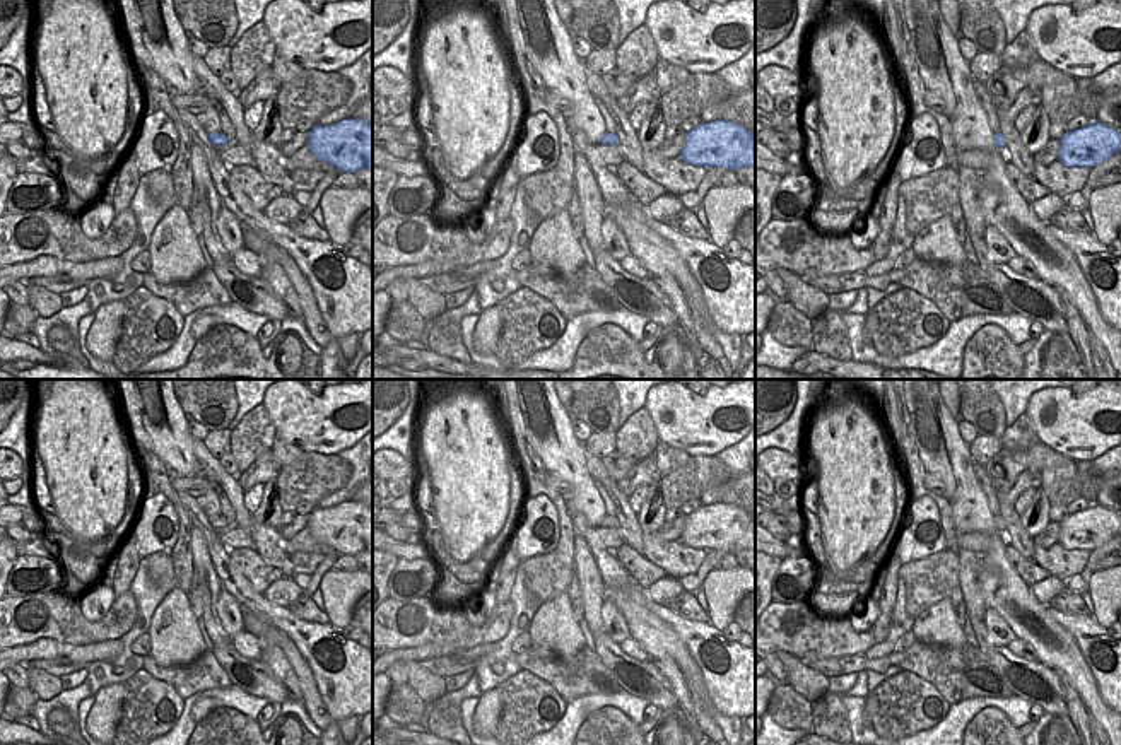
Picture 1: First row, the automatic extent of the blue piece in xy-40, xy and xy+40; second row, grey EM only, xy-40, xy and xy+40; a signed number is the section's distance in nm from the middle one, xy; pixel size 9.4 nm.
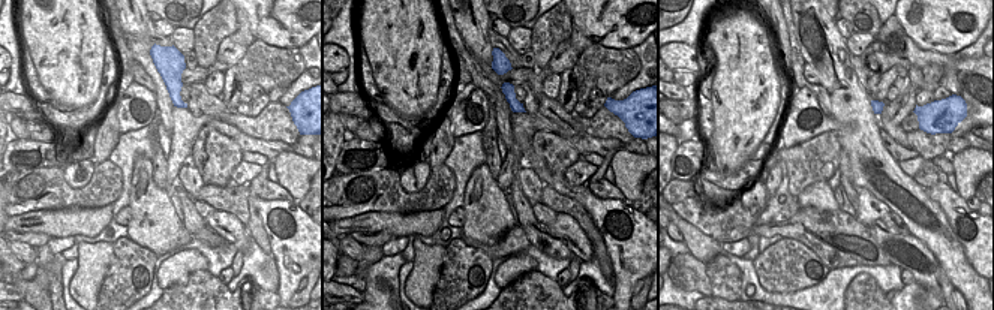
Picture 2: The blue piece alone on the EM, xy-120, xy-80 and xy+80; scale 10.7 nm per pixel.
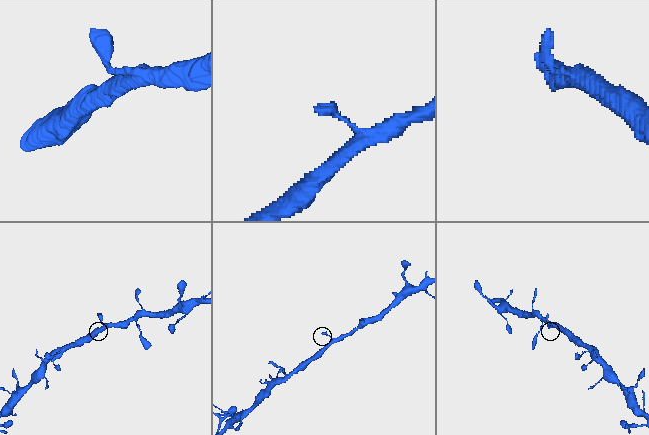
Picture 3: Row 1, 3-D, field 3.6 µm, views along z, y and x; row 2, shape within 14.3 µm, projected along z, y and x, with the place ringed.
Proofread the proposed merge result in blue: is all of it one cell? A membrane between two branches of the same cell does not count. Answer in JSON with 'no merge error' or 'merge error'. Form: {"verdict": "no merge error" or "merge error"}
{"verdict": "no merge error"}

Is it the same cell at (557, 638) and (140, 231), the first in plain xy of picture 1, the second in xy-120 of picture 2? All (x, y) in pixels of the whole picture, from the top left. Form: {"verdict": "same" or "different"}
{"verdict": "same"}

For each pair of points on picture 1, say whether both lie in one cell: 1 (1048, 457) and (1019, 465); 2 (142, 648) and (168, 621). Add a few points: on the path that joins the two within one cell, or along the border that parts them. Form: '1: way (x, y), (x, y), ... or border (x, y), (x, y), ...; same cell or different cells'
1: way (1041, 457), (1026, 462); same cell
2: border (146, 633), (151, 653); different cells

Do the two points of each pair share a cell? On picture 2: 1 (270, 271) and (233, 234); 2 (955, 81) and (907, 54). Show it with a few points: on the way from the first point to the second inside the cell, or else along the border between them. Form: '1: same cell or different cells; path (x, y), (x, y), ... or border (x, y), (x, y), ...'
1: different cells; border (246, 228), (251, 235)
2: same cell; path (949, 68), (940, 59), (921, 57)

